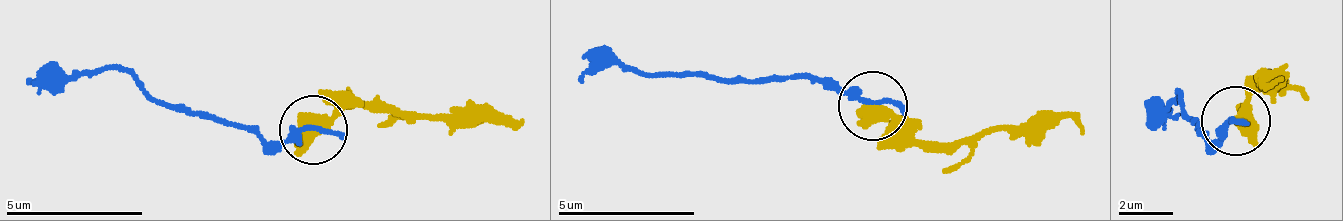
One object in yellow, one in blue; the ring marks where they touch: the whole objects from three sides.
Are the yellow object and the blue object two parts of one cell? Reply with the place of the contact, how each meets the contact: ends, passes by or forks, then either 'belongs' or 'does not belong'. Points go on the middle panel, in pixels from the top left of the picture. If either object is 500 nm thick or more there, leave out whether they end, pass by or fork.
at (873, 105); does not belong

